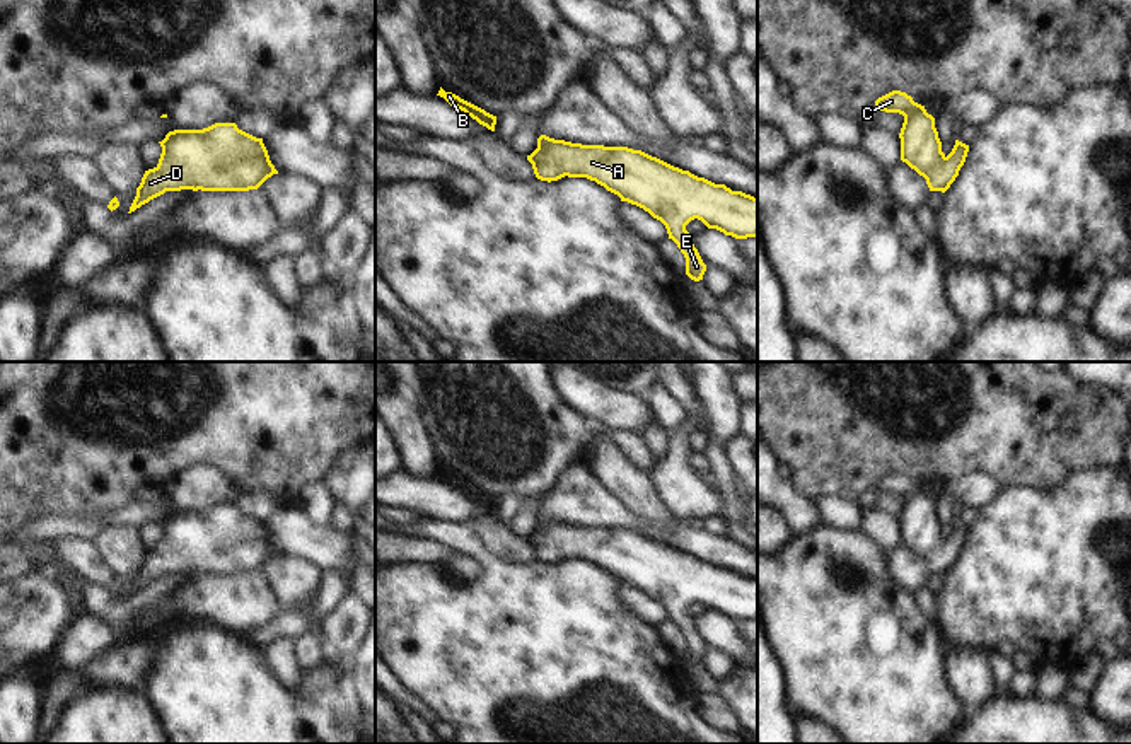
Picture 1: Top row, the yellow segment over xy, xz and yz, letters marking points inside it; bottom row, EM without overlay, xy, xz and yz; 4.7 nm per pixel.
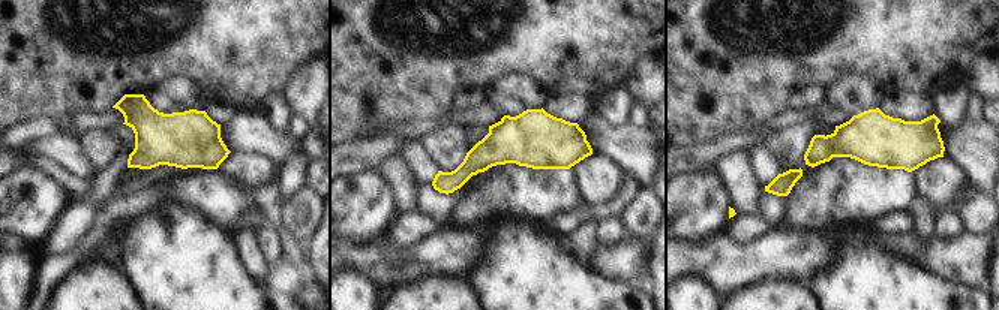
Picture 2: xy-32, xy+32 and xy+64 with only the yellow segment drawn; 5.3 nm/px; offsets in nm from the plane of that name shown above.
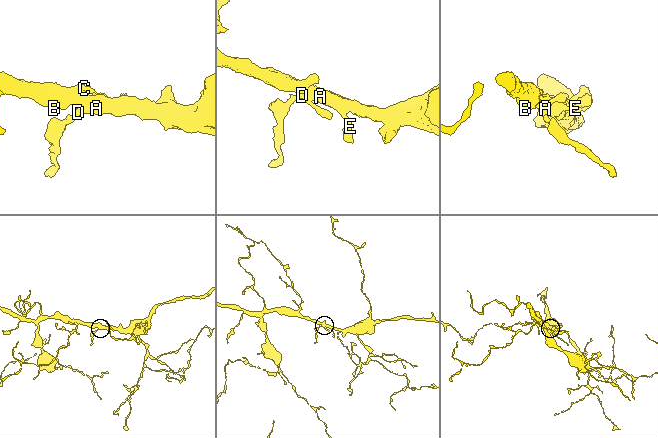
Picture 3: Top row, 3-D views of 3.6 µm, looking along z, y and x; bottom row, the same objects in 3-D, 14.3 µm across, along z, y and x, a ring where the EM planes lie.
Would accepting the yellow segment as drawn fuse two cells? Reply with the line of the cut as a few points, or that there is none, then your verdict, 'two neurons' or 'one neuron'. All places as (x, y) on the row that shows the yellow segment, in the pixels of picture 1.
no cut; one neuron

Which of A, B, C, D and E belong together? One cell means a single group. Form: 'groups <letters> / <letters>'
groups A B C D E

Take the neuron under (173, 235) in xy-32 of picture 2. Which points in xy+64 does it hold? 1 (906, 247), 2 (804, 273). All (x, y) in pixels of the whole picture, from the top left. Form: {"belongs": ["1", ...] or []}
{"belongs": []}

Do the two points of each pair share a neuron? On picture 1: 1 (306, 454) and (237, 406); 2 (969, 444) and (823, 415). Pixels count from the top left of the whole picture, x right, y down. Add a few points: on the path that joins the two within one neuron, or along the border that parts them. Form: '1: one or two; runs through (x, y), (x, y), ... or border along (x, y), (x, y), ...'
1: one; runs through (289, 437), (255, 406)
2: one; runs through (933, 444), (896, 442), (872, 420), (858, 415)

